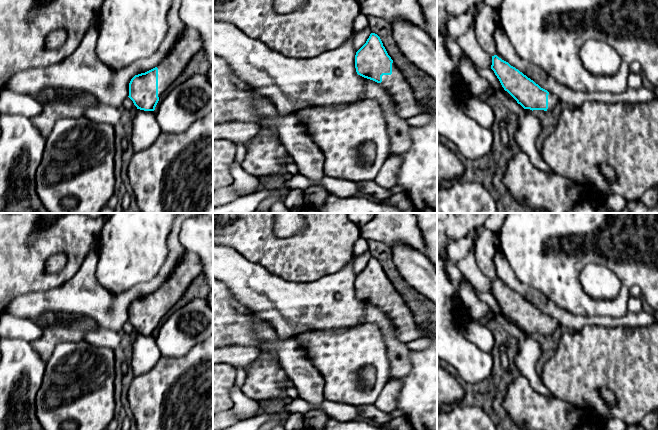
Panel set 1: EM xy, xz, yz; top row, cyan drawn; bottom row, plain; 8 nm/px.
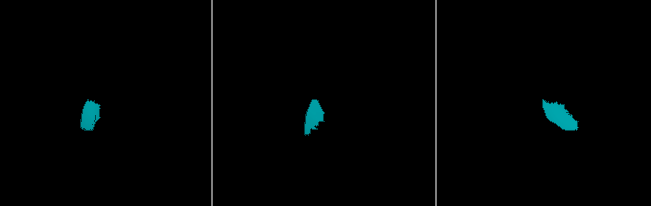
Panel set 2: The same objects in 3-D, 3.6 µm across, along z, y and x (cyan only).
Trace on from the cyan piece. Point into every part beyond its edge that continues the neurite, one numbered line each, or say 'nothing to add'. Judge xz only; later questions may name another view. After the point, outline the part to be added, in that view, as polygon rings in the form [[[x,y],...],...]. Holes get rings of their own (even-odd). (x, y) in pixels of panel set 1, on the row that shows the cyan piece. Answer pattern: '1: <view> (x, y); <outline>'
1: xz (407, 106); [[[394,62],[392,74],[383,75],[380,84],[392,96],[396,104],[395,111],[401,118],[407,120],[427,111],[427,108],[415,98],[412,87]]]

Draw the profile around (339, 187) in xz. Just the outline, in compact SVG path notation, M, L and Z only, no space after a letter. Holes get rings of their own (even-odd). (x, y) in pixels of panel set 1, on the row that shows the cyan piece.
M323 176L320 184L328 191L329 194L338 197L354 197L360 192L356 182Z

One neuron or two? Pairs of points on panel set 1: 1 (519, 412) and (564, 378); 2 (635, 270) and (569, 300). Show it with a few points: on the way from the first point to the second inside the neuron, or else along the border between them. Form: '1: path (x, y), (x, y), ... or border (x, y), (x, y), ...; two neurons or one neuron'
1: border (554, 395), (575, 405); two neurons
2: path (624, 290), (624, 294), (613, 305), (589, 305); one neuron

